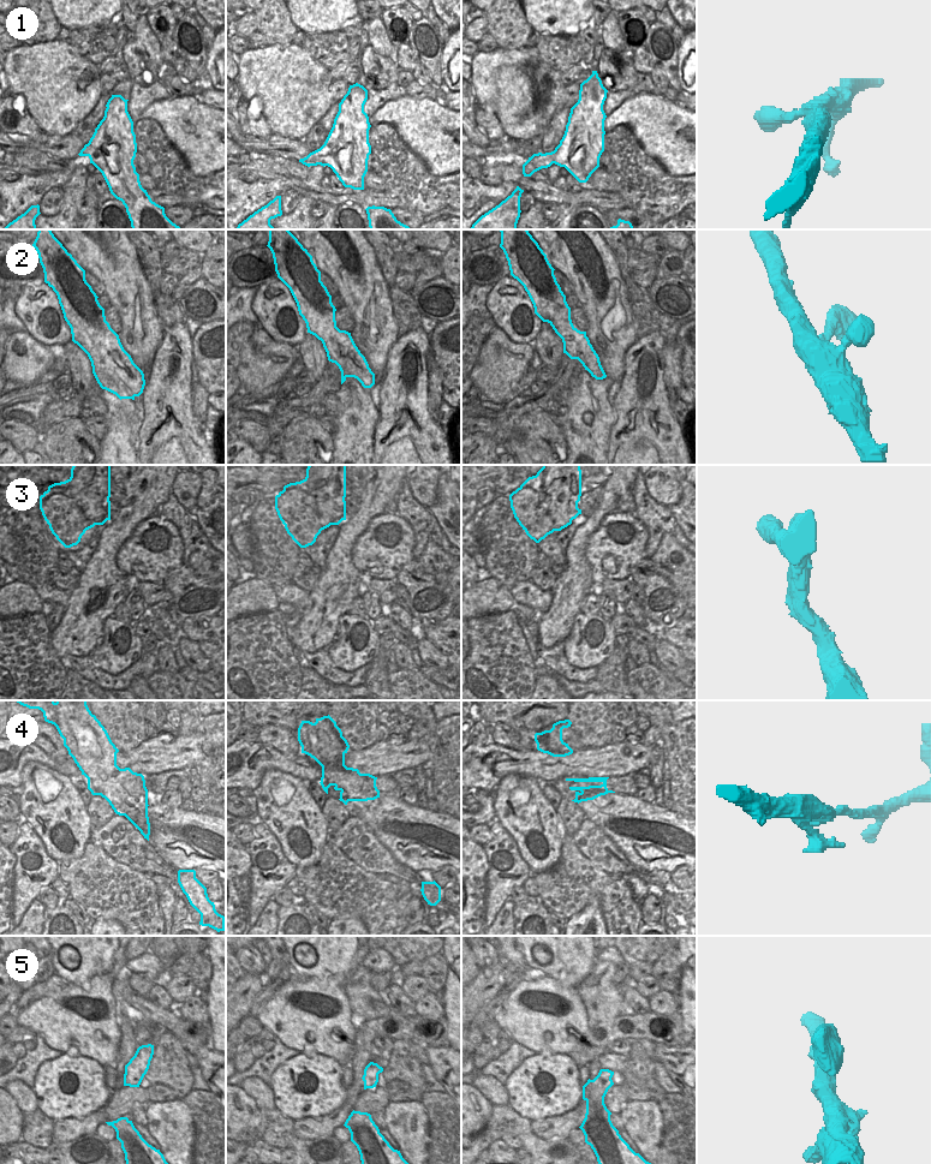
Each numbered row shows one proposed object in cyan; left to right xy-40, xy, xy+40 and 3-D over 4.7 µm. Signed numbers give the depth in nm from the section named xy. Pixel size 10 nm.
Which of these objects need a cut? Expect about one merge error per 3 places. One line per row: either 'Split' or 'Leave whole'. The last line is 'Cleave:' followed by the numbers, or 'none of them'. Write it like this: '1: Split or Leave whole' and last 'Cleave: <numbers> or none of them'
1: Leave whole
2: Leave whole
3: Split
4: Split
5: Leave whole
Cleave: 3, 4

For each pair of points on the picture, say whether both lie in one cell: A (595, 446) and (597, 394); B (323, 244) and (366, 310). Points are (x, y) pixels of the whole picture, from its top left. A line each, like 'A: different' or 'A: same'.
A: same
B: same

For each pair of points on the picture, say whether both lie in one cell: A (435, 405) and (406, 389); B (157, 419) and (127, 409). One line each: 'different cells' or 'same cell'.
A: different cells
B: different cells

